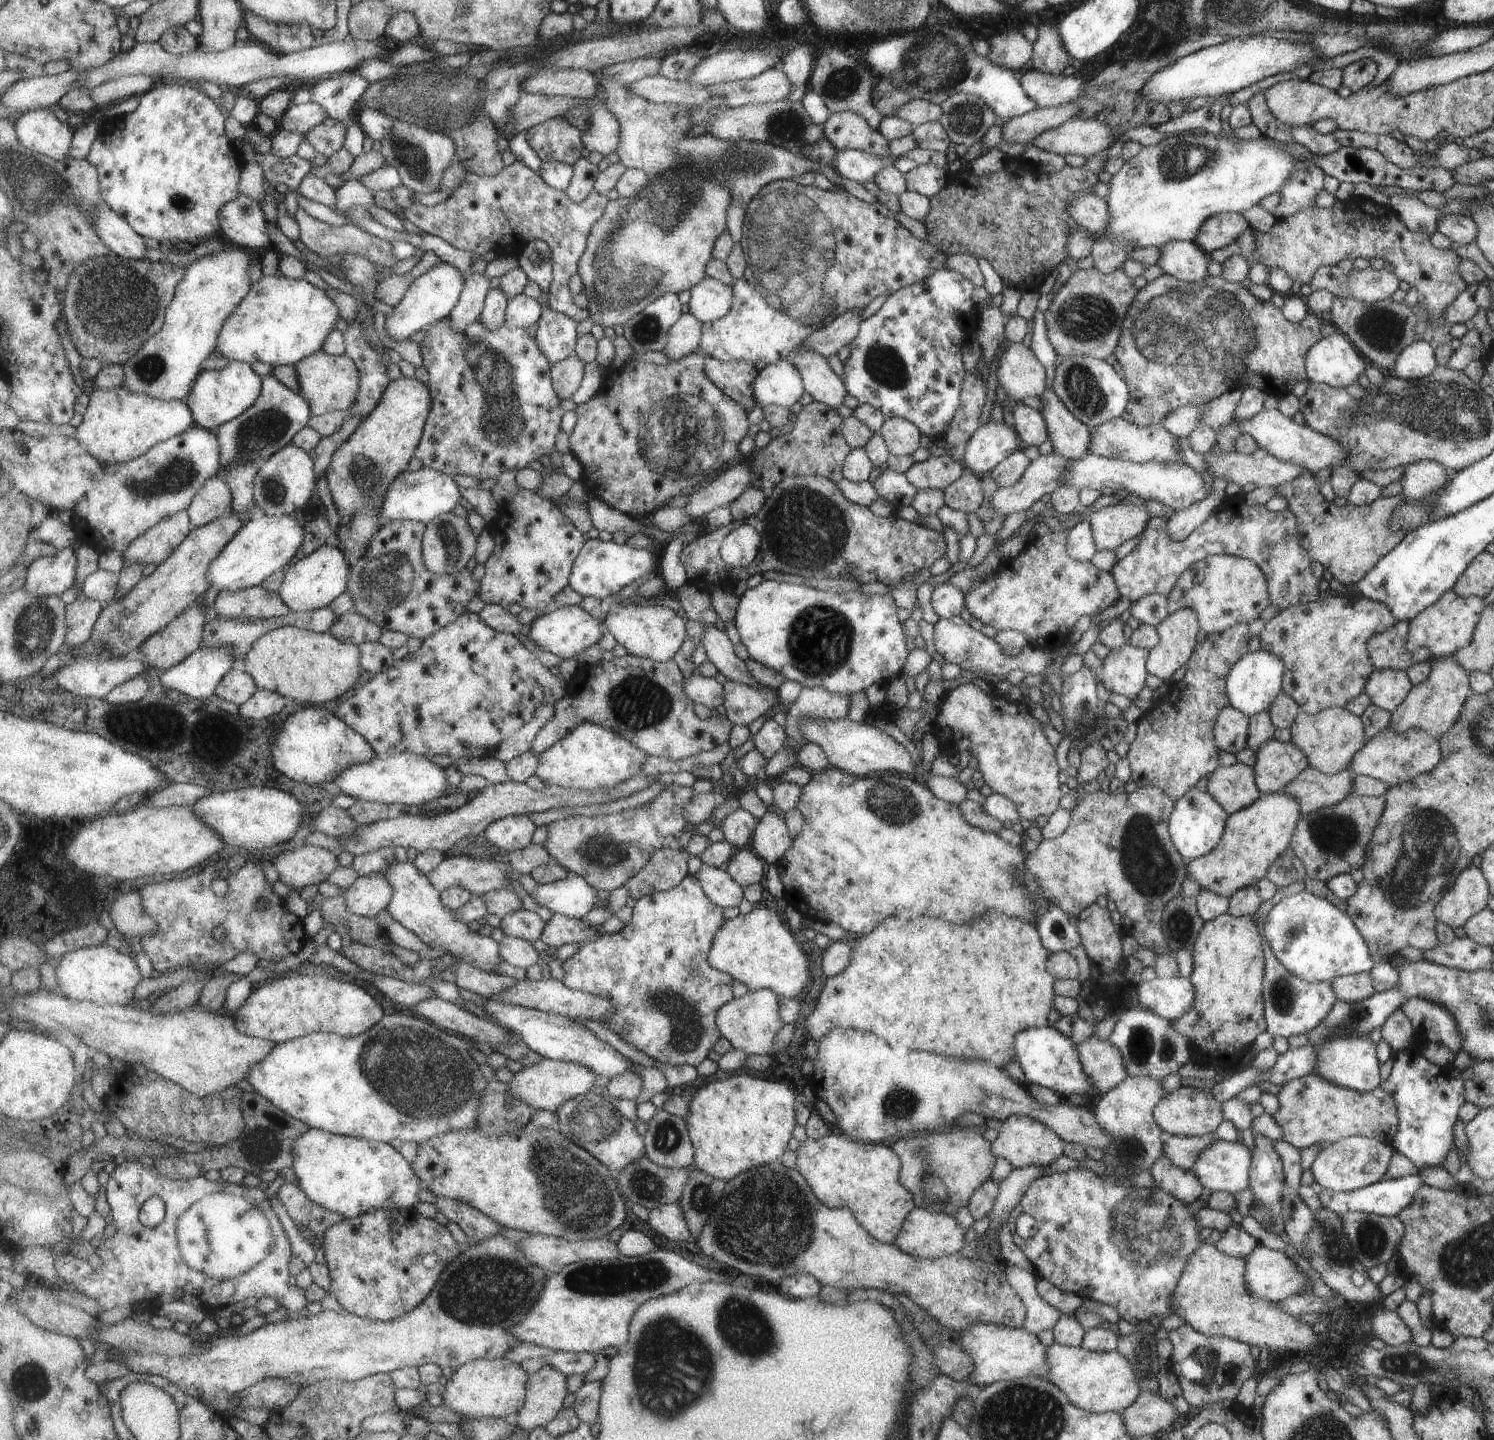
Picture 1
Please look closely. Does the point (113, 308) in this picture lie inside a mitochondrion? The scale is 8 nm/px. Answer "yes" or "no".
yes

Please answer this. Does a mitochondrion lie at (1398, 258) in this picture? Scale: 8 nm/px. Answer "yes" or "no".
no

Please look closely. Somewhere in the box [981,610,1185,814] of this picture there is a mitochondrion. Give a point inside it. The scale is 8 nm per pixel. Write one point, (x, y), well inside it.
(1081, 714)

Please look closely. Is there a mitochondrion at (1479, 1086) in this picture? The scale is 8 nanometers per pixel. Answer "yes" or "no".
no

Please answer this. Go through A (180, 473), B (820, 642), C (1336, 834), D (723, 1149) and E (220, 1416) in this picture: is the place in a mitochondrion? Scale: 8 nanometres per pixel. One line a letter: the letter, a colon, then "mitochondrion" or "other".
A: mitochondrion
B: mitochondrion
C: mitochondrion
D: other
E: other

